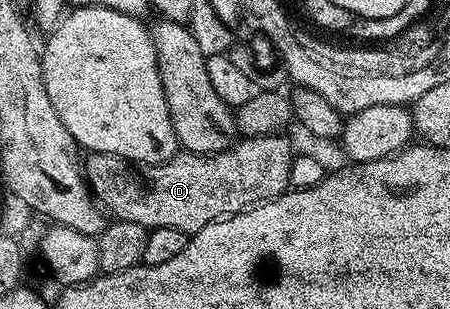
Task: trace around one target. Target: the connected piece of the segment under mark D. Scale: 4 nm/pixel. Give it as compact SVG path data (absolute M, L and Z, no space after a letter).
M269 134L263 138L243 137L220 154L179 152L159 166L149 167L146 175L137 165L115 154L91 153L85 159L84 173L91 191L111 219L140 224L147 231L176 228L189 236L209 222L286 193L295 157L286 136Z

